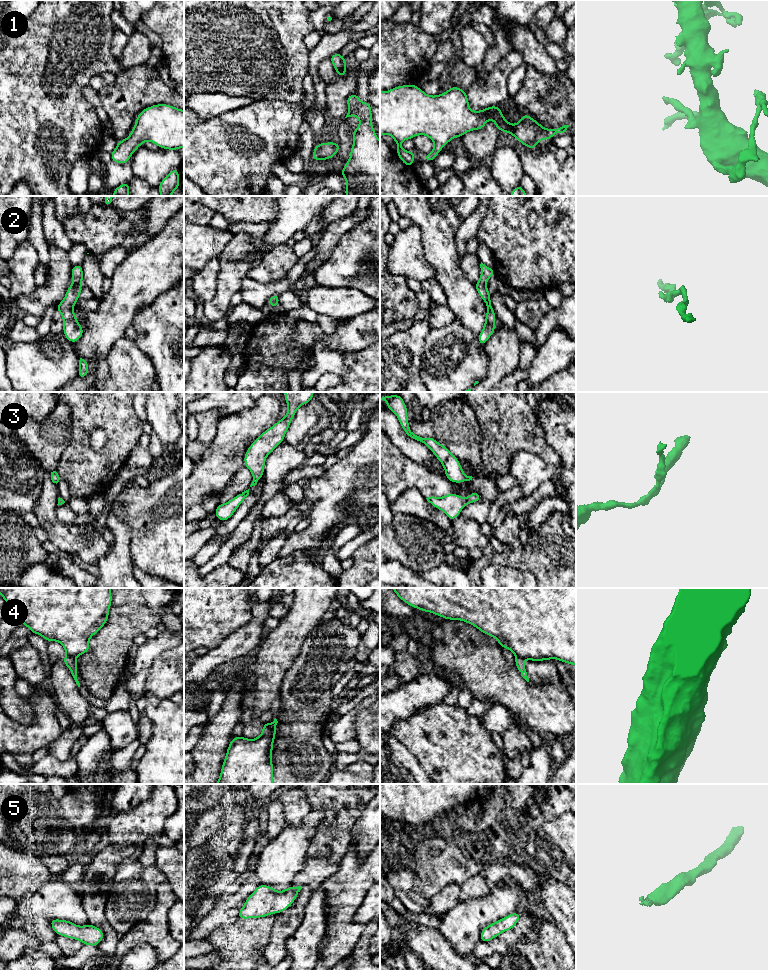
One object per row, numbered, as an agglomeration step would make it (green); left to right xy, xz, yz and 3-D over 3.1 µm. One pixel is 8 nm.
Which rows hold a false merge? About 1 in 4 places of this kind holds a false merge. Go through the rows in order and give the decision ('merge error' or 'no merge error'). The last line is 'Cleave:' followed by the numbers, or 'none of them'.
1: no merge error
2: no merge error
3: no merge error
4: merge error
5: no merge error
Cleave: 4

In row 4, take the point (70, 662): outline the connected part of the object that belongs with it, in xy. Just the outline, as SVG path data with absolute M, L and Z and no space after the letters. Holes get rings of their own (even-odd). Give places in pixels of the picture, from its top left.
M66 655L63 660L64 664L68 667L68 669L70 670L76 684L78 685L78 687L80 687L80 683L77 679L77 661L76 658L71 657L69 655Z

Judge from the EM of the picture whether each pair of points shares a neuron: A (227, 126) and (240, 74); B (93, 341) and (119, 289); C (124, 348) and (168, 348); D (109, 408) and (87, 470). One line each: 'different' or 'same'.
A: different
B: same
C: different
D: same

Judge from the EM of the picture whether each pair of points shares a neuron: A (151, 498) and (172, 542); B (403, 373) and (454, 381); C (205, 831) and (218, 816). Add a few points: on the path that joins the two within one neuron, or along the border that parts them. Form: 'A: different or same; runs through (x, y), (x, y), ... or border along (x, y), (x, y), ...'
A: same; runs through (162, 508), (164, 518), (172, 526), (172, 531)
B: different; border along (423, 353), (420, 359), (420, 377), (422, 381)
C: same; runs through (207, 827), (214, 820)

